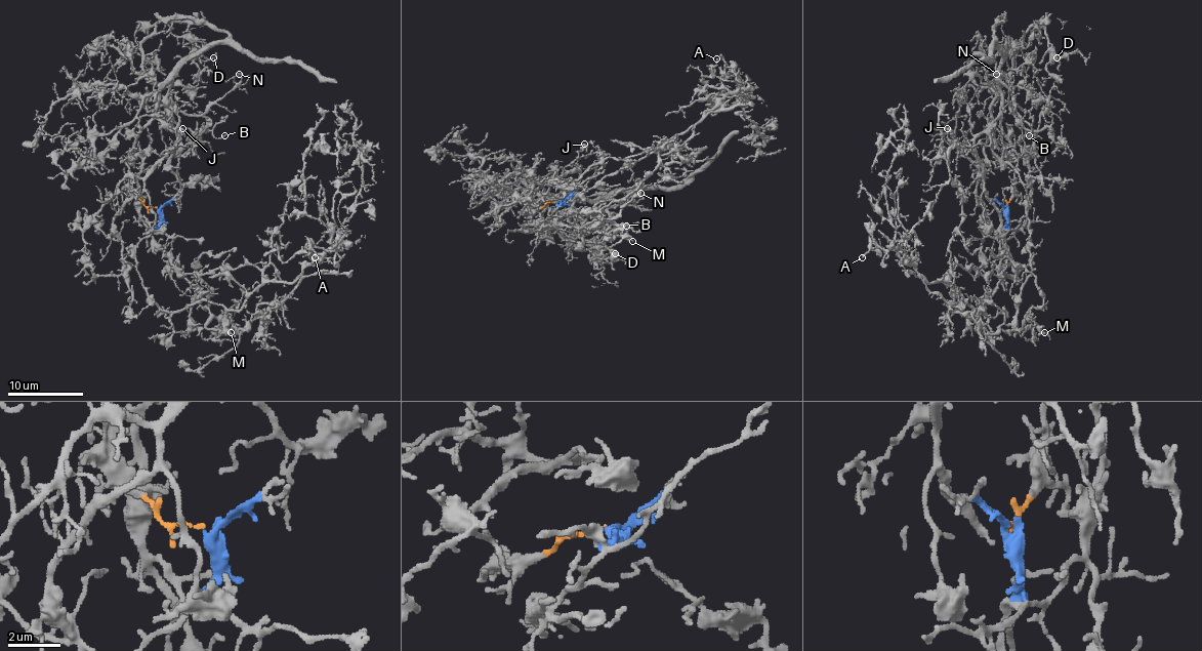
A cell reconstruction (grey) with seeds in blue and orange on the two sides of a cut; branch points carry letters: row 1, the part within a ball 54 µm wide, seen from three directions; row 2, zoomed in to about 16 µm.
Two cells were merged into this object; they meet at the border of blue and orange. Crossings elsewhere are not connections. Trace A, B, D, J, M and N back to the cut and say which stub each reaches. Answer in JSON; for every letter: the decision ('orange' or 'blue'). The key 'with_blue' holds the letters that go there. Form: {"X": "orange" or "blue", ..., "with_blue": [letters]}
{"A": "blue", "B": "orange", "D": "orange", "J": "orange", "M": "blue", "N": "orange", "with_blue": ["A", "M"]}

